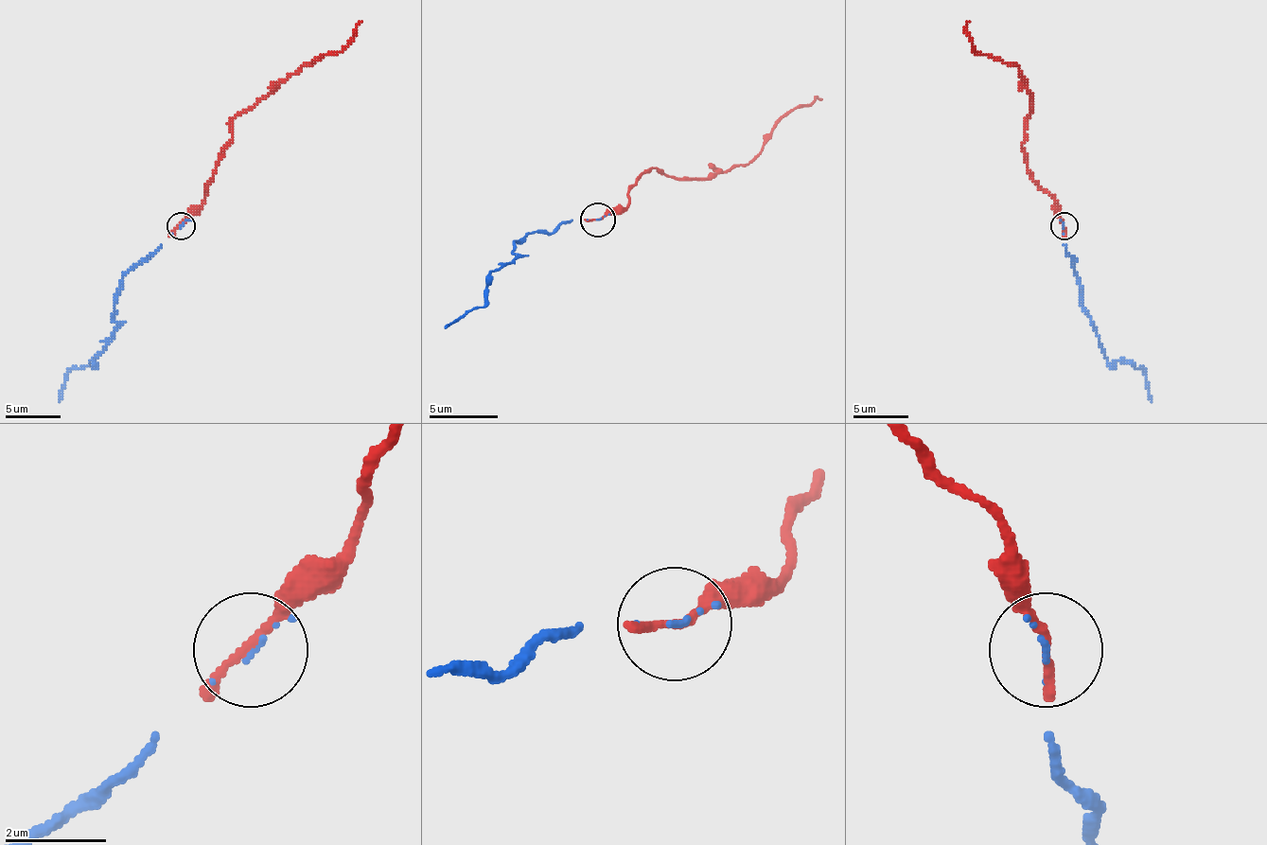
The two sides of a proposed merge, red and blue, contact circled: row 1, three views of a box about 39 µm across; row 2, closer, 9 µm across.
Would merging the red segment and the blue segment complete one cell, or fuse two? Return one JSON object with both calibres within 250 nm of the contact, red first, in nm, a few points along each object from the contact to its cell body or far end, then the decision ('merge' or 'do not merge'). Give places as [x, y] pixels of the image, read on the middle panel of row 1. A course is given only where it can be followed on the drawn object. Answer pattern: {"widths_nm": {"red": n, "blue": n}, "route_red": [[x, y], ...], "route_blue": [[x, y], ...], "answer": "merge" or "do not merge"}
{"widths_nm": {"red": 150, "blue": 50}, "route_red": [[596, 219], [624, 208], [642, 174], [655, 167], [669, 177], [713, 177], [745, 167], [793, 112], [823, 98]], "route_blue": [[596, 219], [572, 219], [514, 242], [518, 256], [490, 277], [486, 301], [445, 328]], "answer": "merge"}

